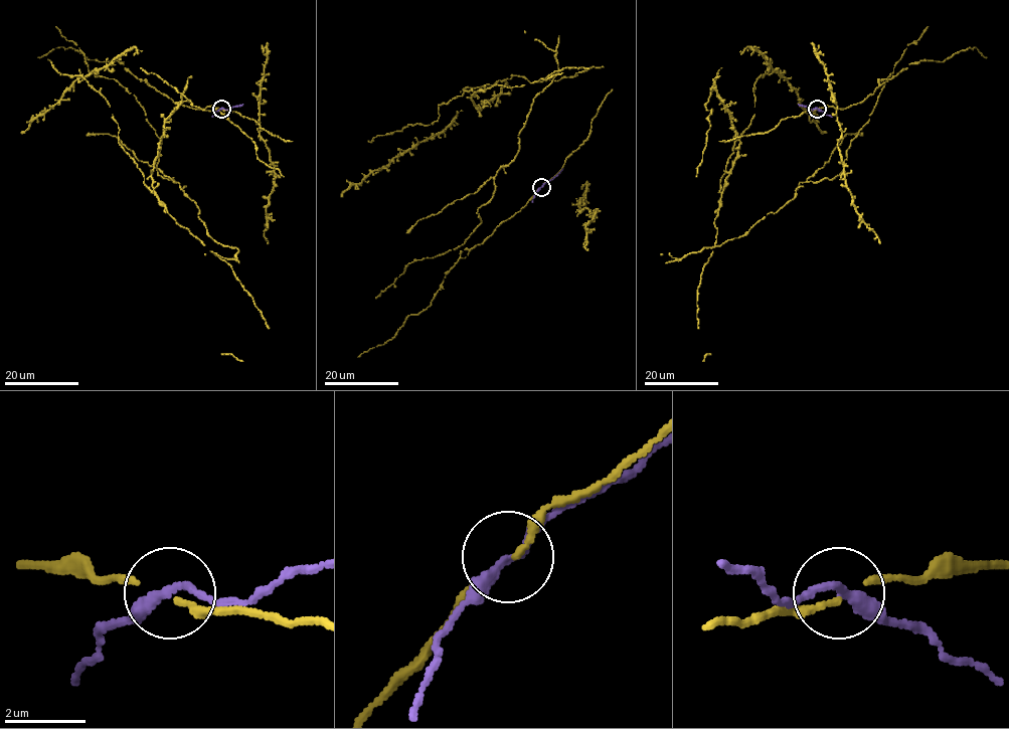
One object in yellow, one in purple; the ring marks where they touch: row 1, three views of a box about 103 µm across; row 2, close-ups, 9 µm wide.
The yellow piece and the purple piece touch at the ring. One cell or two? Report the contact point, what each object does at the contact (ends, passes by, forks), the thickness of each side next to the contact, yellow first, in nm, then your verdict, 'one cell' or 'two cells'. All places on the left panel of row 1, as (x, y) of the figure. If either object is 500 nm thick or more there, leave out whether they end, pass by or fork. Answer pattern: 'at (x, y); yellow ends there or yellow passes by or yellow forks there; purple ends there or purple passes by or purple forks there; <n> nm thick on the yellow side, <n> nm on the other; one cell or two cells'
at (221, 109); yellow passes by; purple passes by; 110 nm thick on the yellow side, 240 nm on the other; two cells

